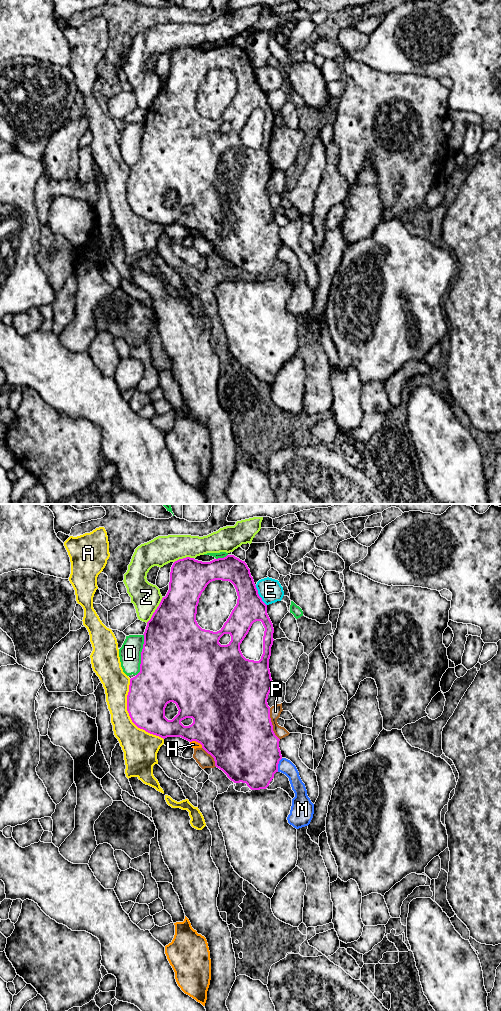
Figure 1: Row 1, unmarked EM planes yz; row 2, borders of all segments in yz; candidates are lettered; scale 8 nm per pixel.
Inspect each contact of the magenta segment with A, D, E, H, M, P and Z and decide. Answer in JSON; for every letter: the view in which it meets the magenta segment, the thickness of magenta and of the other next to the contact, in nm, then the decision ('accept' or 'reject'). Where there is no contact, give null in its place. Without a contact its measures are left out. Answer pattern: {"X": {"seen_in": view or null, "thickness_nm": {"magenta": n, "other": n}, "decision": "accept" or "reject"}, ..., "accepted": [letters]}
{"A": {"seen_in": "yz", "thickness_nm": {"magenta": 340, "other": 260}, "decision": "reject"}, "D": {"seen_in": "yz", "thickness_nm": {"magenta": 500, "other": 180}, "decision": "reject"}, "E": {"seen_in": "yz", "thickness_nm": {"magenta": 220, "other": 190}, "decision": "reject"}, "H": {"seen_in": "yz", "thickness_nm": {"magenta": 480, "other": 60}, "decision": "reject"}, "M": {"seen_in": "yz", "thickness_nm": {"magenta": 480, "other": 120}, "decision": "reject"}, "P": {"seen_in": "yz", "thickness_nm": {"magenta": 500, "other": 90}, "decision": "reject"}, "Z": {"seen_in": "yz", "thickness_nm": {"magenta": 460, "other": 240}, "decision": "reject"}, "accepted": []}

